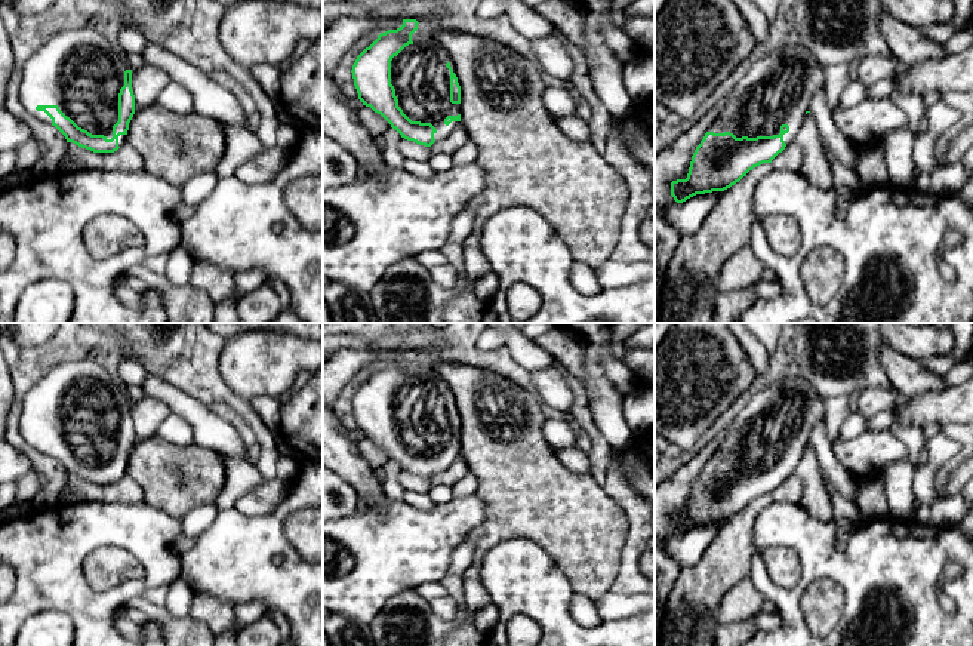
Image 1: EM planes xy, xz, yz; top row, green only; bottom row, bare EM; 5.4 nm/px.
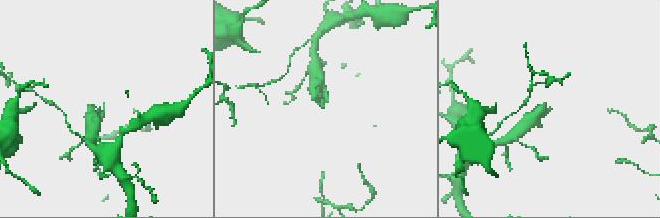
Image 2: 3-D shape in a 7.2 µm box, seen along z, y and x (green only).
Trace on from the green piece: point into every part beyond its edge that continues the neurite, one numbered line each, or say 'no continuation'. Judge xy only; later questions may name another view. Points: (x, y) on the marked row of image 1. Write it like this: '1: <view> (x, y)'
1: xy (79, 70)

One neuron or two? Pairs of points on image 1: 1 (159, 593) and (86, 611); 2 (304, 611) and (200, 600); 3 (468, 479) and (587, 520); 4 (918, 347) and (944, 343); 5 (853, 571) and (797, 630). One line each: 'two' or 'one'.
1: two
2: two
3: two
4: one
5: one

